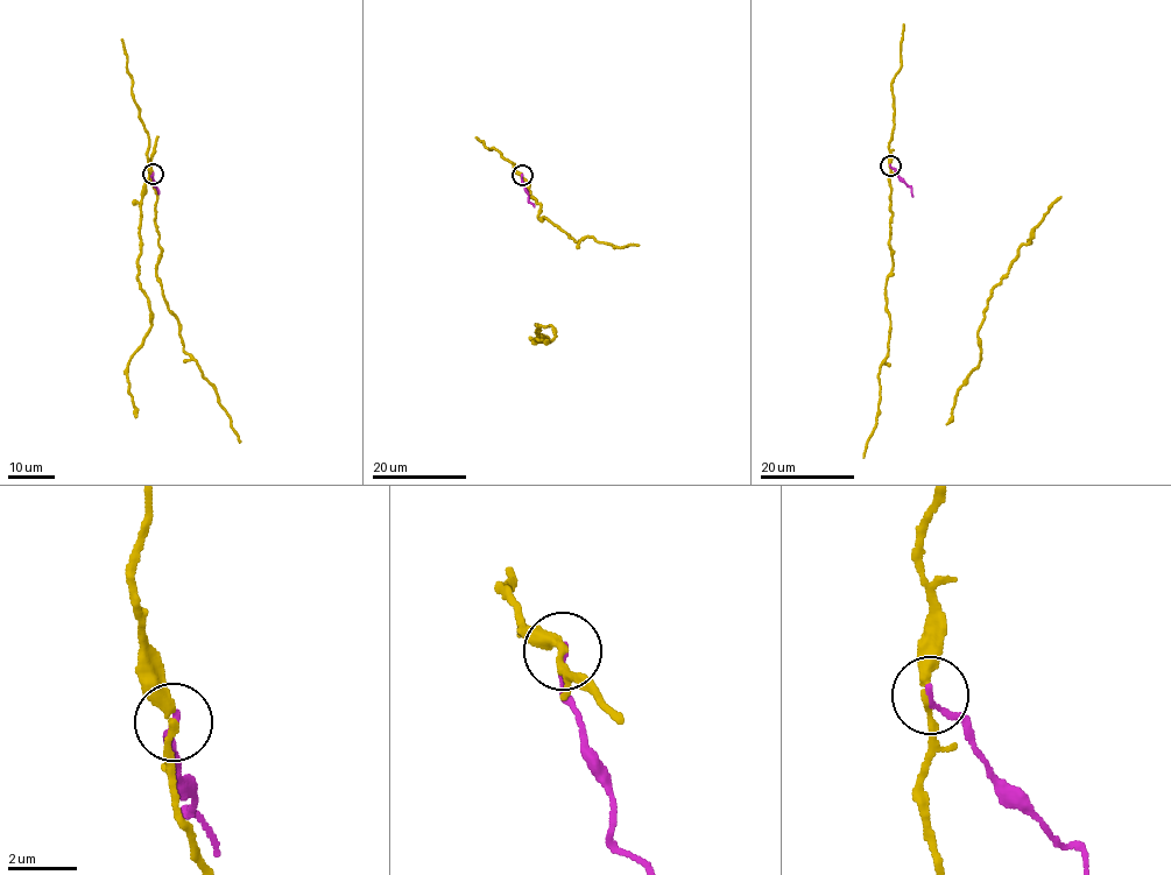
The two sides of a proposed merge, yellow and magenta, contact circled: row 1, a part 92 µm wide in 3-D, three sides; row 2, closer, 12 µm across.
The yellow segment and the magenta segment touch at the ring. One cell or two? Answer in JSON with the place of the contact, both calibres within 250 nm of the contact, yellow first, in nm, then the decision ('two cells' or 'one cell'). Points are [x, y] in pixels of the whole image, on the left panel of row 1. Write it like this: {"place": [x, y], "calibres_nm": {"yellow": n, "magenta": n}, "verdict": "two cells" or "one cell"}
{"place": [153, 174], "calibres_nm": {"yellow": 240, "magenta": 180}, "verdict": "two cells"}

